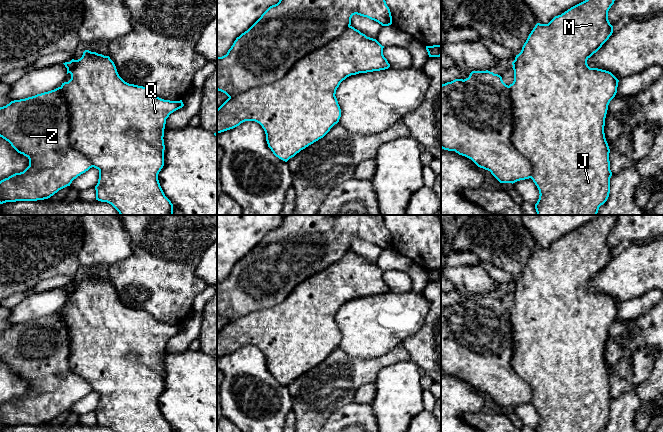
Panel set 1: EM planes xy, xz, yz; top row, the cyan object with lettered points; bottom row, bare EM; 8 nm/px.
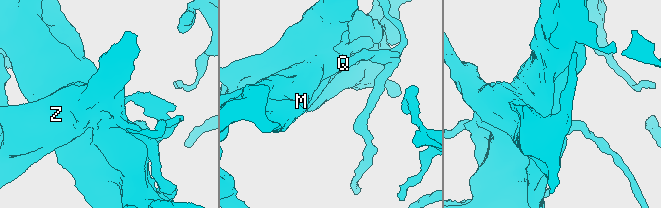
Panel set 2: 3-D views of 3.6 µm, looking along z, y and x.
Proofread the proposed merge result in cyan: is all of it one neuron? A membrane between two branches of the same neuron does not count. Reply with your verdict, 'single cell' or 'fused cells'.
fused cells

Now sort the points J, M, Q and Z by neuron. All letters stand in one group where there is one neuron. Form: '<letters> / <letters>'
J M Q / Z

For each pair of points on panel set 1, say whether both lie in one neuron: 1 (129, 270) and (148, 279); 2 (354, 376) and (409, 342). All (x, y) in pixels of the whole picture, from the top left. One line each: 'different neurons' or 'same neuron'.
1: same neuron
2: different neurons

